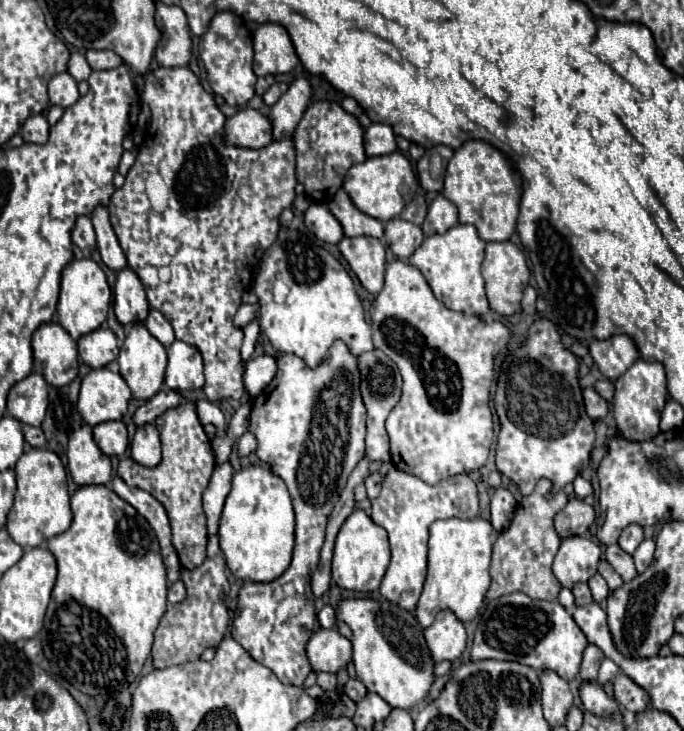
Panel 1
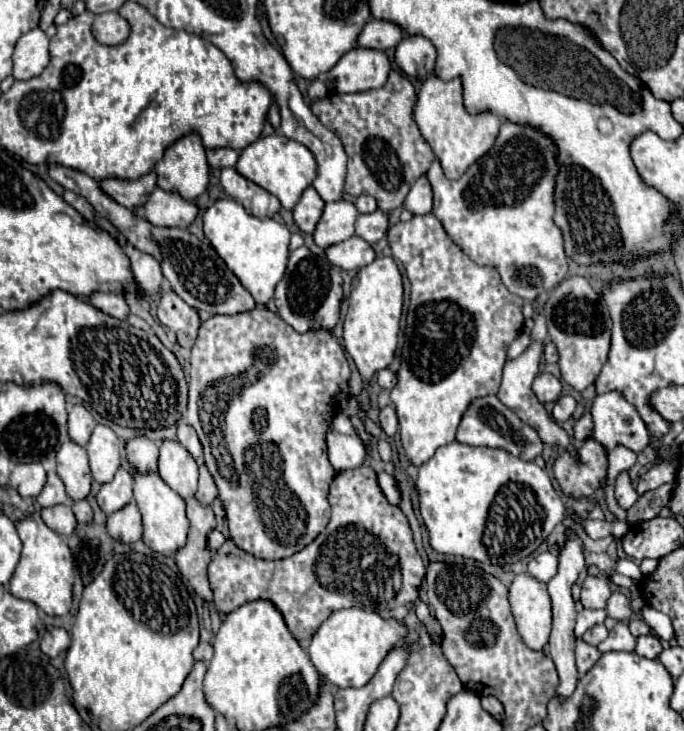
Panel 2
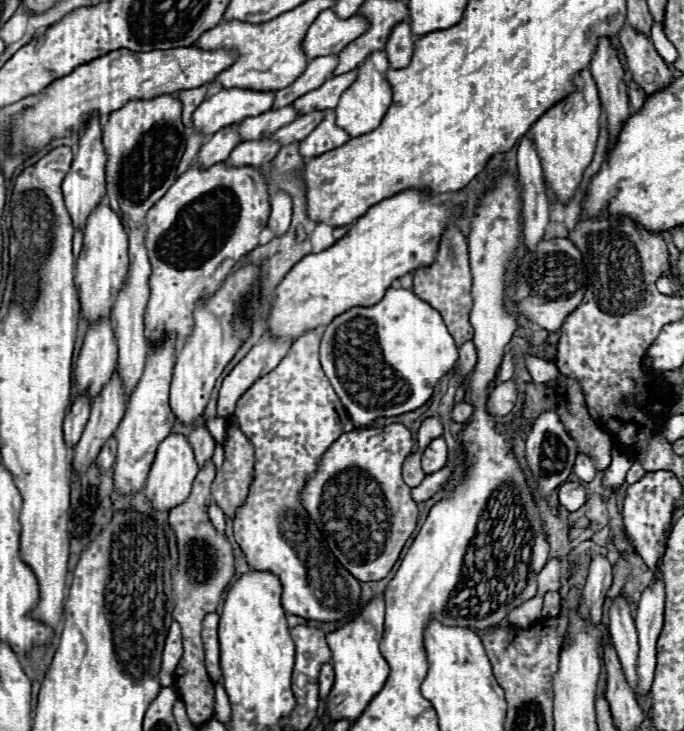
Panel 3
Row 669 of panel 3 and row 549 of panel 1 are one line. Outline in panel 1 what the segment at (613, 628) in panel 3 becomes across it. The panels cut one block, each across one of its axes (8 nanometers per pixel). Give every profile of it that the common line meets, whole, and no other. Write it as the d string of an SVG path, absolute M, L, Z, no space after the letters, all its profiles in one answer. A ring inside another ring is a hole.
M630 524L622 530L622 536L618 538L618 544L624 552L628 554L634 554L634 550L640 546L640 542L644 540L644 534L642 534L642 528L636 526L636 524Z

